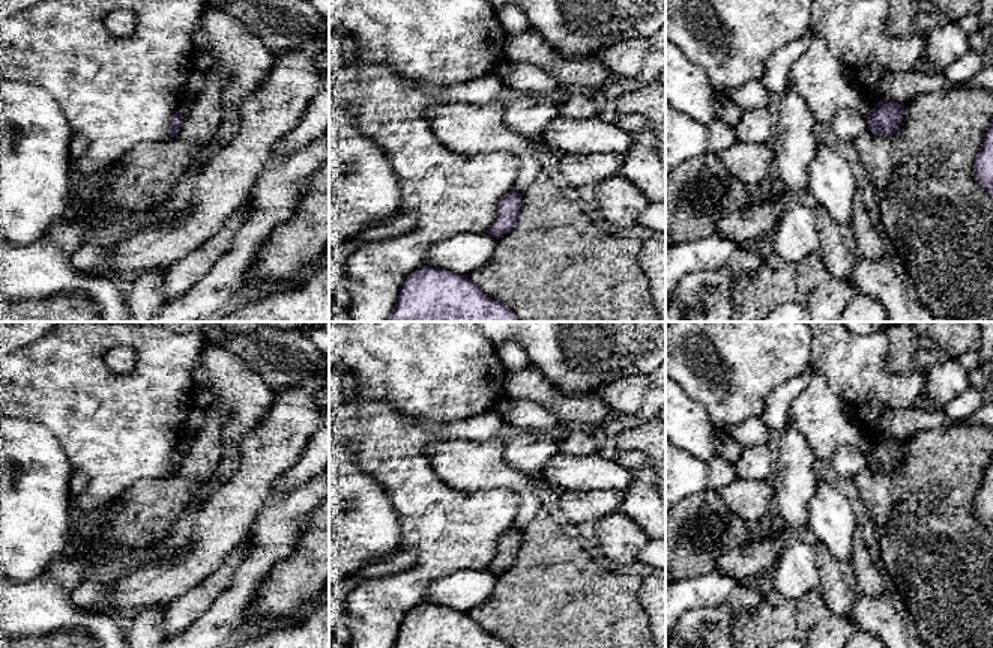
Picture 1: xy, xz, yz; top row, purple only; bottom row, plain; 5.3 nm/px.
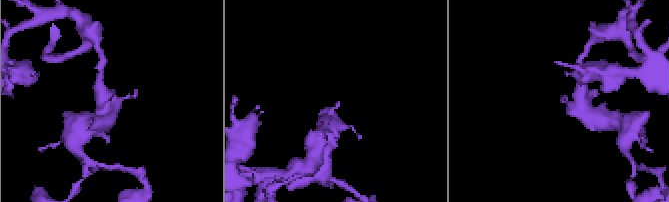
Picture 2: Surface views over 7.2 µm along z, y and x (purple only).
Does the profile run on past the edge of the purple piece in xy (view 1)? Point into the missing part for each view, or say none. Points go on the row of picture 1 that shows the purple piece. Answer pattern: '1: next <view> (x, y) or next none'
1: next none

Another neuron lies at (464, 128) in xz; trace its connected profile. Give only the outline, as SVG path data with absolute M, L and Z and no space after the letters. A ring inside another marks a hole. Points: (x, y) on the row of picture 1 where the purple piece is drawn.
M503 99L485 105L437 104L425 111L425 117L442 144L455 153L517 155L520 170L514 189L520 194L541 174L541 162L530 149L530 140L505 125Z

